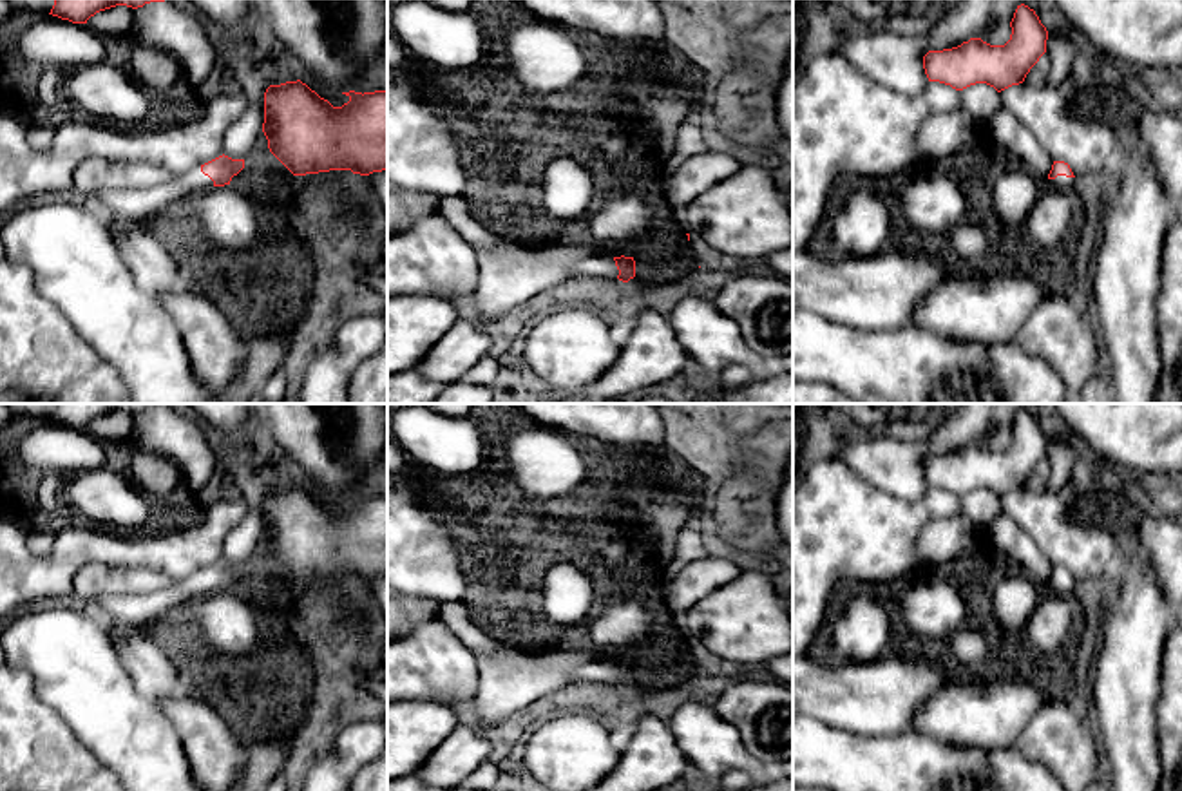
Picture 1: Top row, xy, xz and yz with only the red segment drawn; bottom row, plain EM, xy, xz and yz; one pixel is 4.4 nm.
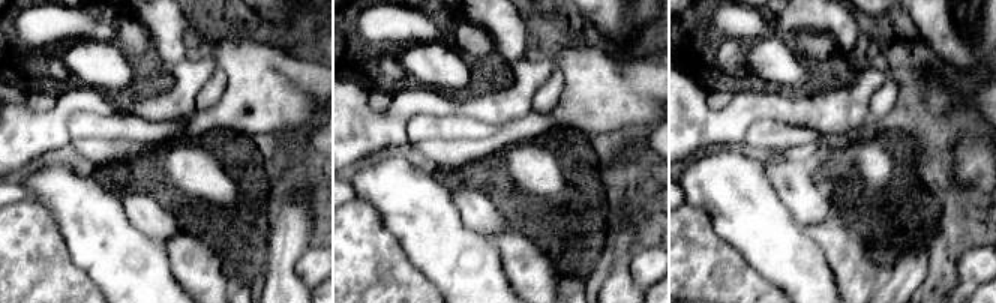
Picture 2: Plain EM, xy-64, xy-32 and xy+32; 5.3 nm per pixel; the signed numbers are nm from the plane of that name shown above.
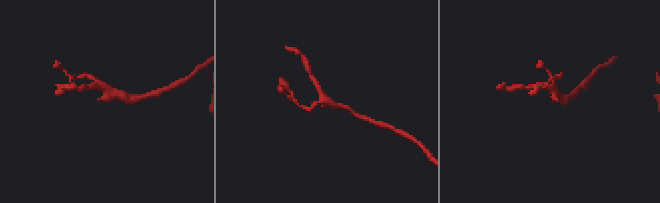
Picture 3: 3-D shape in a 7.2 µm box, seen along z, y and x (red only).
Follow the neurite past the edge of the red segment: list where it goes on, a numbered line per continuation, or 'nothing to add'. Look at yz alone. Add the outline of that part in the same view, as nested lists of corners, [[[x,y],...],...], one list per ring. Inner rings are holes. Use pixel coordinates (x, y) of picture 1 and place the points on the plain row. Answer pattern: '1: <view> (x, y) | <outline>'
1: yz (1061, 587) | [[[1057,581],[1050,585],[1052,592],[1057,596],[1070,596],[1073,592],[1075,583]]]

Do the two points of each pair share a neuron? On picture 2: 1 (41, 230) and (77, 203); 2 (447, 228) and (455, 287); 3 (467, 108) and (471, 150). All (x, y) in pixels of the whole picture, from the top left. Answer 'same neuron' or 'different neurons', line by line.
1: different neurons
2: same neuron
3: different neurons

